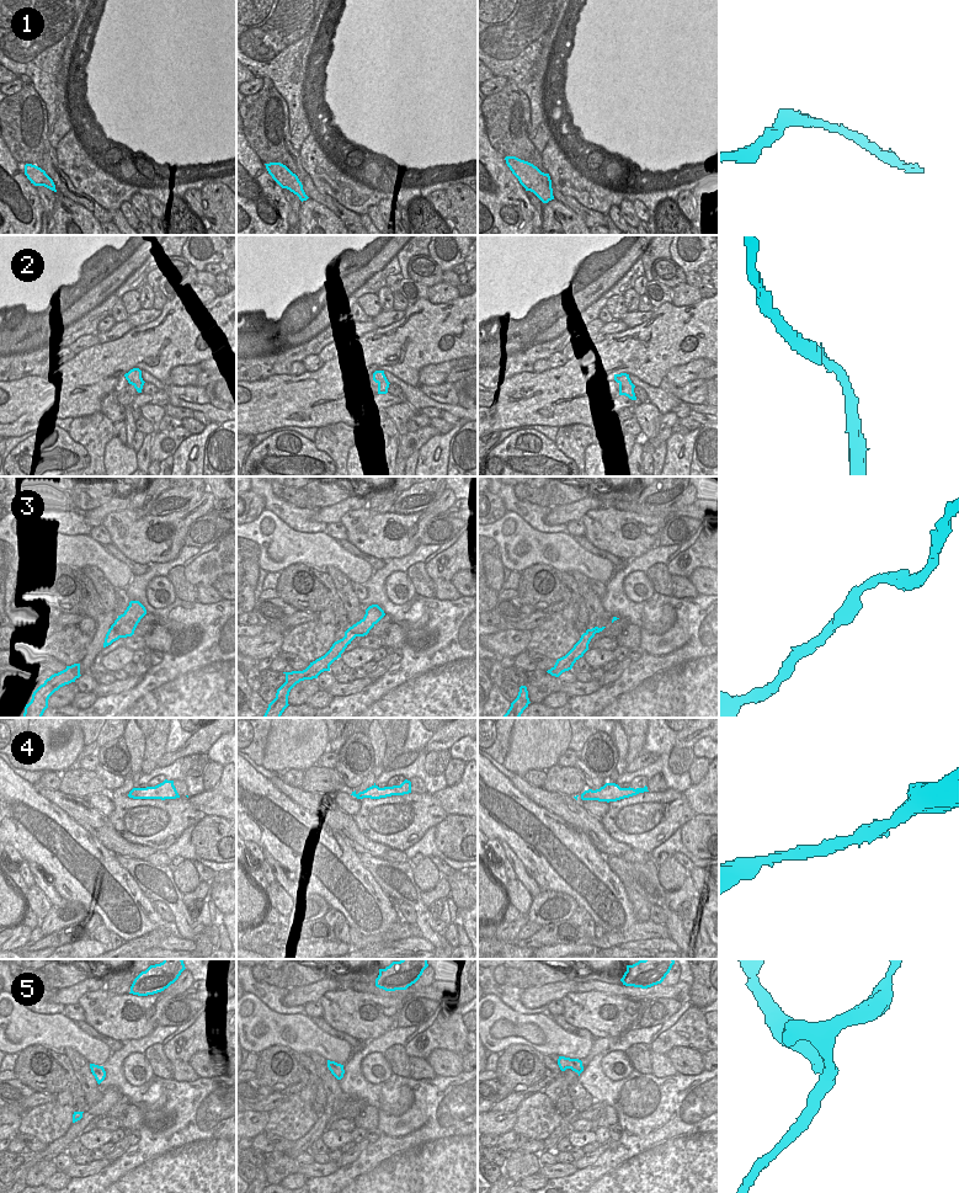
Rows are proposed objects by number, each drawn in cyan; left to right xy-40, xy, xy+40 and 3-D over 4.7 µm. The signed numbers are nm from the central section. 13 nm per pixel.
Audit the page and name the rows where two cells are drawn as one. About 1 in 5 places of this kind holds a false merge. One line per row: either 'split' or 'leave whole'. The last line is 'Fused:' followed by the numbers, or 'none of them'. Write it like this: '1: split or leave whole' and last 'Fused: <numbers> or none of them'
1: split
2: leave whole
3: leave whole
4: leave whole
5: split
Fused: 1, 5

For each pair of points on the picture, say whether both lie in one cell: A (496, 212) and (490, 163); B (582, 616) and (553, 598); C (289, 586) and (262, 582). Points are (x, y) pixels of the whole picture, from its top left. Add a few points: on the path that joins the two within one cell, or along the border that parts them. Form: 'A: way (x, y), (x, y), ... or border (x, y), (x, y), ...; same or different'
A: way (496, 200), (497, 186), (491, 175); same
B: way (581, 606), (574, 598), (563, 598); same
C: border (281, 571), (275, 589); different

